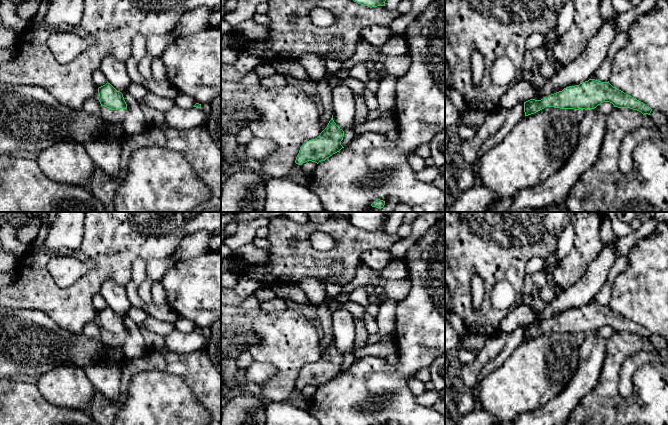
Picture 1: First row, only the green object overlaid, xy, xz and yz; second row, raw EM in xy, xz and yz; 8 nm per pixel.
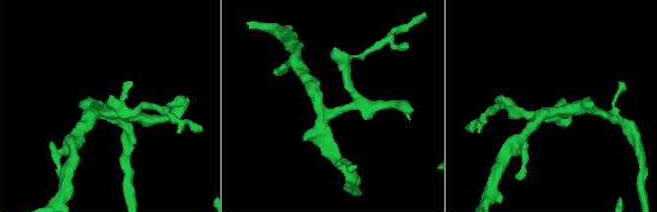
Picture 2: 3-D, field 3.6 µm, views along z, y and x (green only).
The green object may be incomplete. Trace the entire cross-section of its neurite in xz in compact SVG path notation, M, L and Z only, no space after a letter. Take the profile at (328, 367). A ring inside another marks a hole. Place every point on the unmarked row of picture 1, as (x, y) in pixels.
M333 339L327 351L320 359L312 364L306 365L299 374L295 387L302 389L307 385L319 387L326 384L342 372L341 365L344 355L340 353L333 344Z

